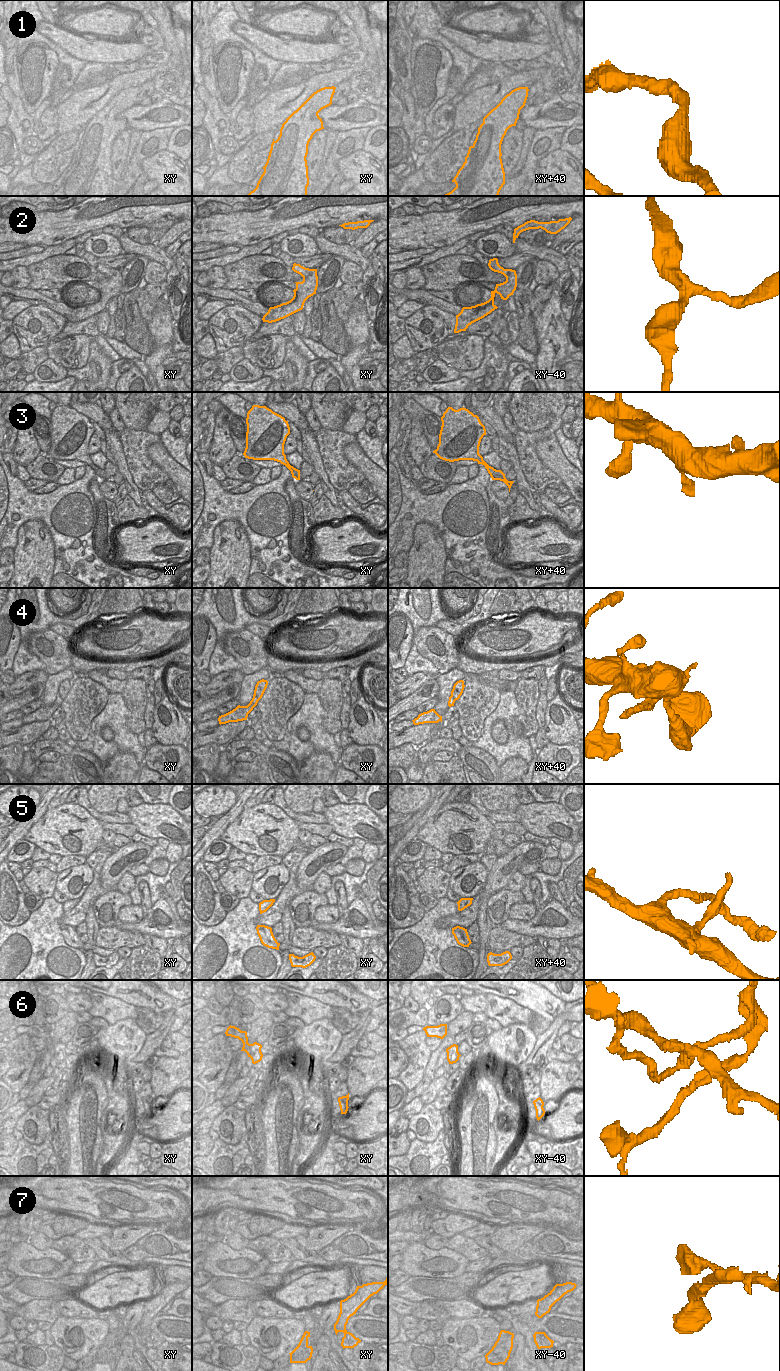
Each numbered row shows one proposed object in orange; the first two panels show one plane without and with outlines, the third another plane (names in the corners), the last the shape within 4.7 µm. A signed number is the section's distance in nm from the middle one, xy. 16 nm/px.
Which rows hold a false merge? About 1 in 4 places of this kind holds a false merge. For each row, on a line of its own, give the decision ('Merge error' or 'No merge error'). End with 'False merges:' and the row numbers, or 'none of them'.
1: No merge error
2: No merge error
3: No merge error
4: No merge error
5: Merge error
6: Merge error
7: No merge error
False merges: 5, 6

